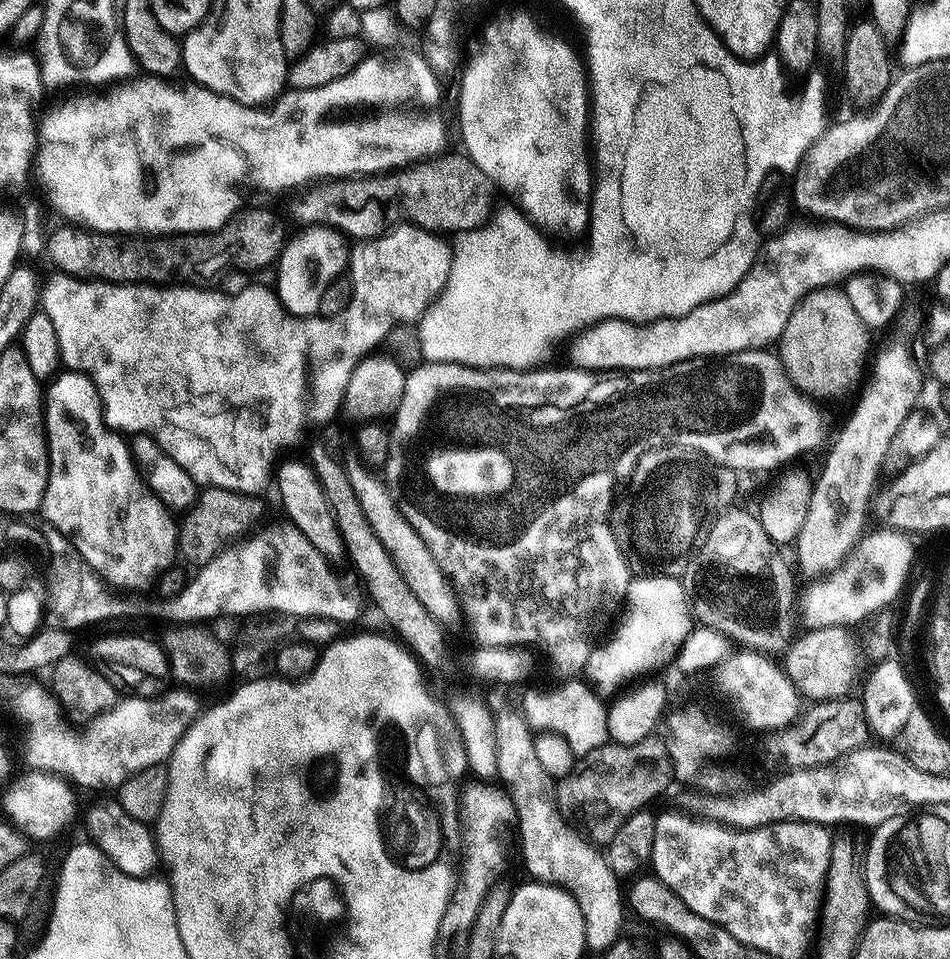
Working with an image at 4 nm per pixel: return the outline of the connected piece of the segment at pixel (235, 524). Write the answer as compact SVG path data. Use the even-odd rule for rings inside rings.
M208 488L207 490L201 491L197 495L196 503L183 513L182 519L184 521L181 522L180 528L178 524L178 531L174 536L174 548L178 556L180 552L181 558L185 560L183 563L185 565L193 564L193 569L199 570L212 561L219 552L224 551L233 542L239 541L249 531L247 528L255 522L256 515L260 512L259 506L252 500L255 499L251 495L225 492L222 488Z

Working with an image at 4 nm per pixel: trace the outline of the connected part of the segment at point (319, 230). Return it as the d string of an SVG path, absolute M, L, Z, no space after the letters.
M308 226L285 243L284 251L275 265L274 291L281 308L292 318L312 318L320 311L320 298L349 267L350 244L337 229L331 226Z

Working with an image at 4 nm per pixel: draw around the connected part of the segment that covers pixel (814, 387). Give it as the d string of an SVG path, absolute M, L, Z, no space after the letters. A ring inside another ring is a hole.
M839 287L819 288L809 296L803 296L796 309L790 314L778 341L780 364L784 367L784 372L788 375L791 384L809 397L840 396L856 380L860 361L863 360L864 351L868 348L867 335L869 336L869 333L863 322L854 314L854 310L846 302L844 293Z

